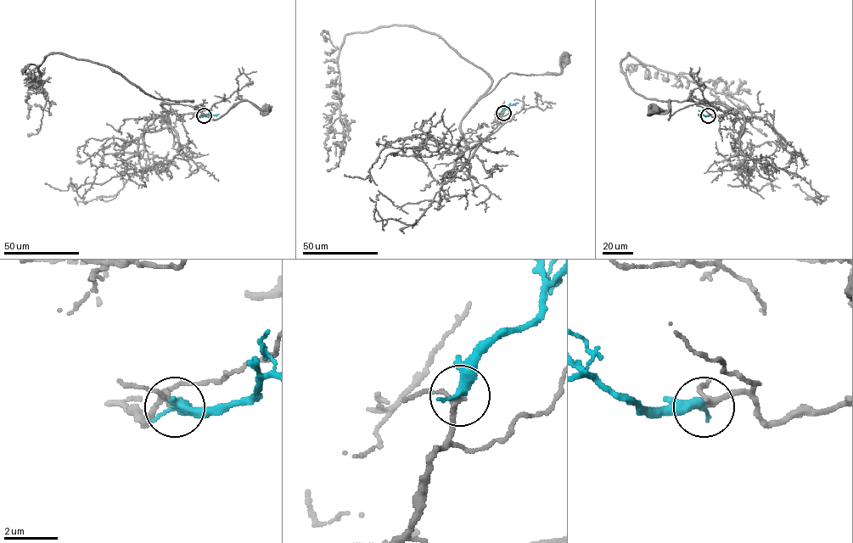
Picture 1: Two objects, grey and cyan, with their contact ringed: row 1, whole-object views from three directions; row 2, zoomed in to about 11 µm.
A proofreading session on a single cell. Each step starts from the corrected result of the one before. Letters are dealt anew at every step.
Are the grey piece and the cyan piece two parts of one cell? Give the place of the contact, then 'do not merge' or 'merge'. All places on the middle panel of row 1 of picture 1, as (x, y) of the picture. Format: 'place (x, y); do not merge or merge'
place (503, 113); merge

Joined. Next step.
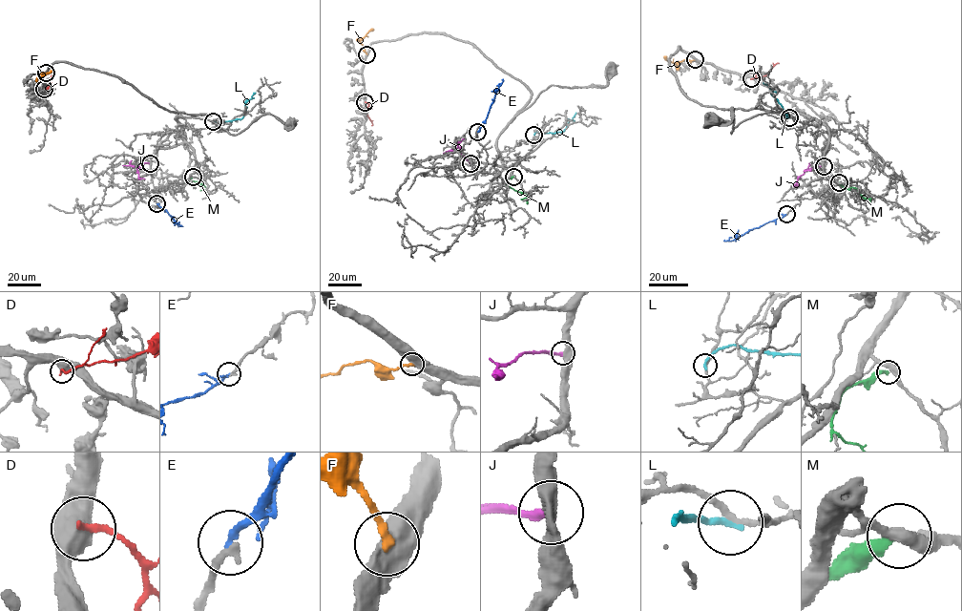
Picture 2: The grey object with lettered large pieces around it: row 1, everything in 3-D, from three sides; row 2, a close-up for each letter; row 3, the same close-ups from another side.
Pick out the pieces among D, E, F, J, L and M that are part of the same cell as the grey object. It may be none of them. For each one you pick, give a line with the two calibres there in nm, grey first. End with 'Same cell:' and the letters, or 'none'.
E: 240/200 nm
Same cell: E

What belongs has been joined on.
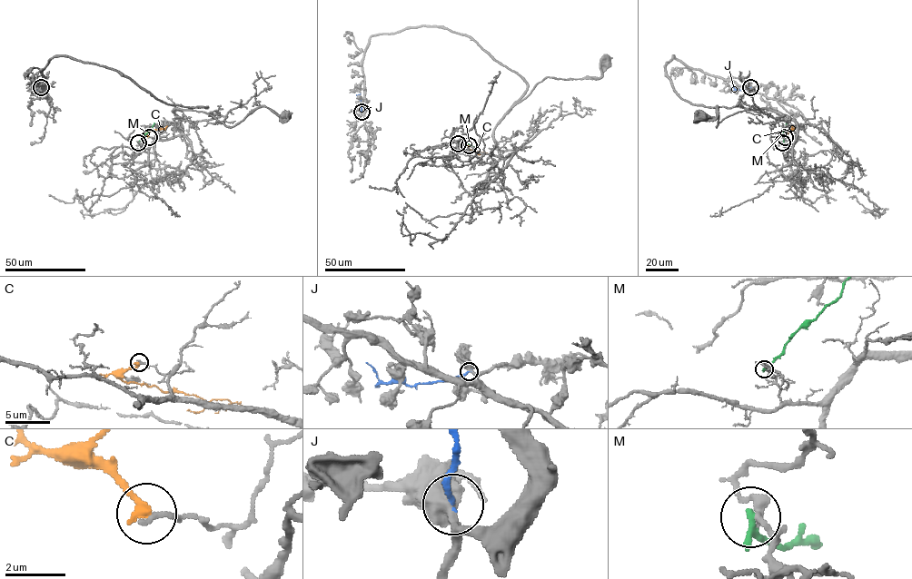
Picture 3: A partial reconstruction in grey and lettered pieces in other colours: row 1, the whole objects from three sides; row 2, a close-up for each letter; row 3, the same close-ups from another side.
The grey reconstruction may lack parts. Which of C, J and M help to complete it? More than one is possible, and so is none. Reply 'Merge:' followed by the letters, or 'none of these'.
Merge: none of these

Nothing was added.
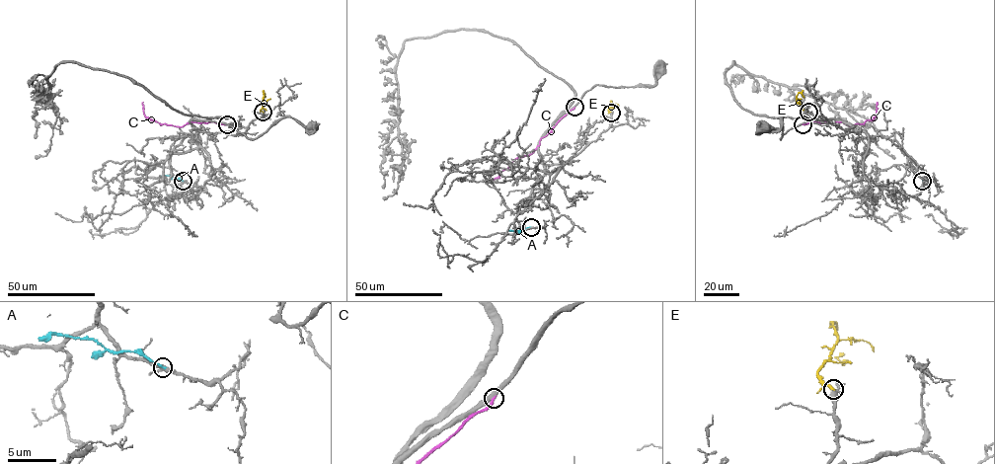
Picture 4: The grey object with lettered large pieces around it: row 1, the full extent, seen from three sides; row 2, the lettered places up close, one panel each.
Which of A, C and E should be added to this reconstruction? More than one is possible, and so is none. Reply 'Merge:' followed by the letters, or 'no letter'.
Merge: E

